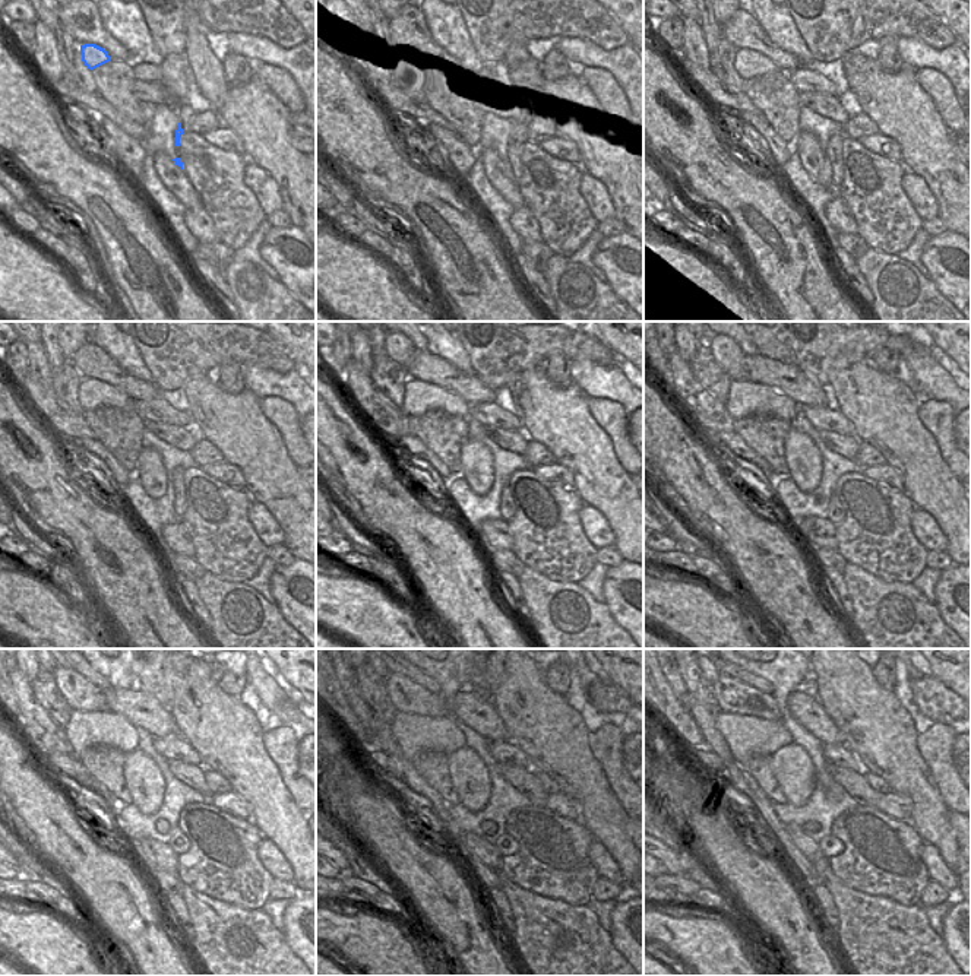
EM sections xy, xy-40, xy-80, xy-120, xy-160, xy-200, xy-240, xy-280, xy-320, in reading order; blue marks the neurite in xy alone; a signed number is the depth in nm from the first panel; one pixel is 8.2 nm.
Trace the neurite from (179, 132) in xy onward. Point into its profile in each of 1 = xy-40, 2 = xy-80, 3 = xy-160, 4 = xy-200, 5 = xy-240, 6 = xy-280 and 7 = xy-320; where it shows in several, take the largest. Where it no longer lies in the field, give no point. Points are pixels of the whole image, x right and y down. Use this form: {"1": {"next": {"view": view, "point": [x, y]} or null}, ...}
{"1": {"next": {"view": "xy-40", "point": [506, 136]}}, "2": {"next": {"view": "xy-80", "point": [834, 148]}}, "3": {"next": {"view": "xy-160", "point": [506, 507]}}, "4": {"next": {"view": "xy-200", "point": [835, 513]}}, "5": {"next": {"view": "xy-240", "point": [179, 842]}}, "6": {"next": {"view": "xy-280", "point": [506, 845]}}, "7": {"next": {"view": "xy-320", "point": [831, 846]}}}

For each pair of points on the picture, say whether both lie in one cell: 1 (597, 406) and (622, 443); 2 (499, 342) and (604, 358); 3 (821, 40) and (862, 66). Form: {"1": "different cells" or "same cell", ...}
{"1": "same cell", "2": "same cell", "3": "different cells"}

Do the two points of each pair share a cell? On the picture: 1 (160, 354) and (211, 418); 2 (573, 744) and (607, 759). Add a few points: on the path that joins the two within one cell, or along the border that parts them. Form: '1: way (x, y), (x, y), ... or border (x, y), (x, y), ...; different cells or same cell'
1: border (203, 374), (189, 379), (182, 386); different cells
2: border (588, 732), (590, 751), (609, 780); different cells

